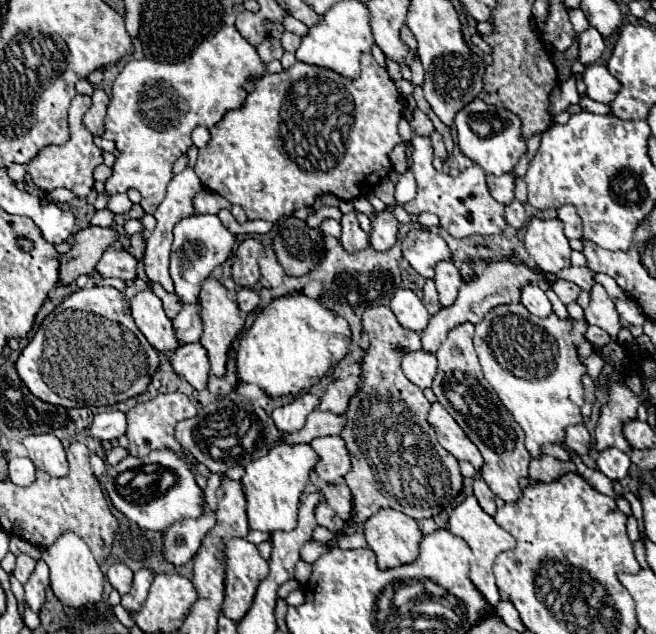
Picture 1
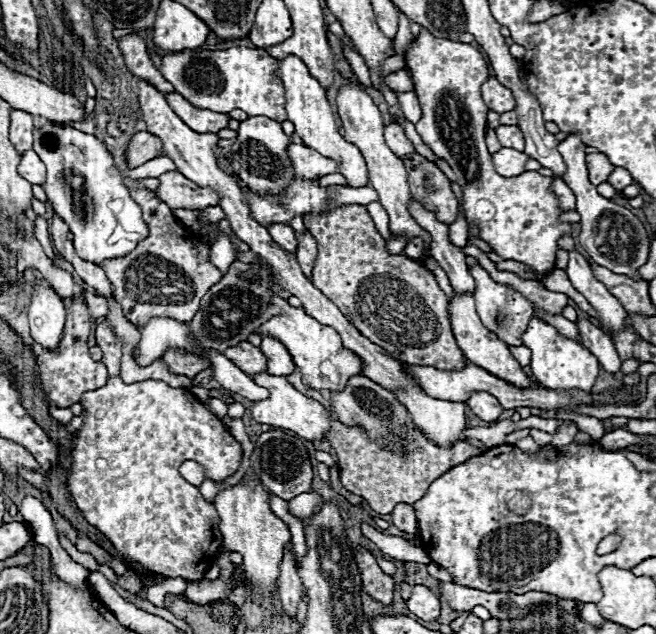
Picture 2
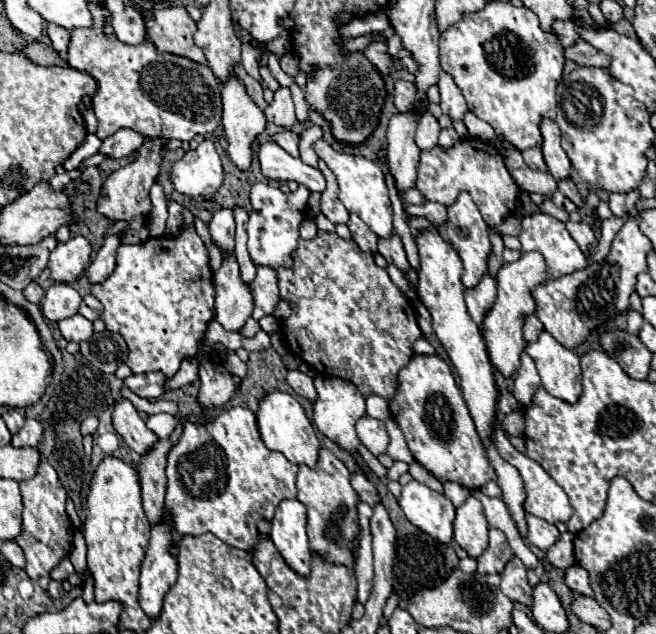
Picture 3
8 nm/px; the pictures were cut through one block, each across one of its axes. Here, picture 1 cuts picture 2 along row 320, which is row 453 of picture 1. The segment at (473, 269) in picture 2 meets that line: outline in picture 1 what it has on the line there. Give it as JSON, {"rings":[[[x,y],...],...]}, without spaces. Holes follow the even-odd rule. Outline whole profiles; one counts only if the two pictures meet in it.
{"rings":[[[470,322],[464,324],[464,330],[460,330],[458,326],[454,332],[450,332],[442,348],[436,352],[438,374],[434,378],[432,390],[438,396],[438,402],[448,410],[448,414],[482,452],[486,462],[482,468],[482,478],[486,480],[490,490],[504,502],[518,502],[522,498],[518,480],[528,474],[530,464],[530,454],[524,448],[524,432],[482,376],[472,338],[474,324]]]}

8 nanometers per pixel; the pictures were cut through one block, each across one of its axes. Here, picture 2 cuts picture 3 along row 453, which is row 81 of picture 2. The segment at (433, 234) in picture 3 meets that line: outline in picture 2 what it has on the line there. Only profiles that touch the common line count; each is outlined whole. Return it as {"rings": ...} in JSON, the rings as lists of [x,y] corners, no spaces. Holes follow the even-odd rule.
{"rings":[[[488,78],[480,90],[482,90],[482,98],[490,110],[504,114],[504,112],[510,112],[516,108],[516,100],[514,100],[512,92],[506,86],[502,86],[496,78]]]}

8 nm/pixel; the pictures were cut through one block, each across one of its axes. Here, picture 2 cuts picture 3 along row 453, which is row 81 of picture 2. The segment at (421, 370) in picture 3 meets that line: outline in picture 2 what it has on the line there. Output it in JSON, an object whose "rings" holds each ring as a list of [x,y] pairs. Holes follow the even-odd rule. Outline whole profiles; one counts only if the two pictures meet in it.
{"rings":[[[420,30],[420,34],[406,48],[404,62],[414,84],[414,92],[422,106],[422,118],[416,124],[416,132],[422,136],[424,144],[428,144],[432,152],[444,158],[454,170],[458,178],[458,186],[462,188],[462,194],[464,194],[462,196],[464,216],[468,224],[472,224],[470,234],[476,234],[484,242],[488,242],[490,248],[504,260],[522,262],[534,268],[538,274],[552,272],[554,254],[558,250],[558,238],[562,238],[564,234],[570,234],[572,226],[568,222],[566,224],[558,222],[562,210],[558,208],[558,198],[548,190],[552,184],[552,178],[542,176],[538,172],[522,172],[520,176],[504,178],[494,170],[492,156],[484,144],[486,114],[488,114],[488,108],[480,96],[480,86],[488,80],[488,66],[486,66],[484,56],[470,44],[452,42],[446,38],[434,38],[430,32]]]}

